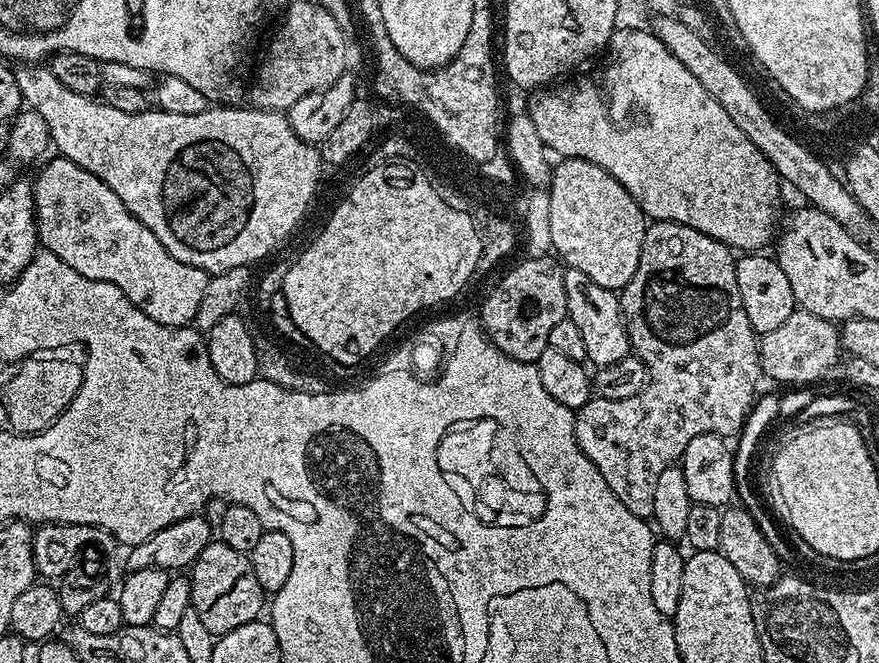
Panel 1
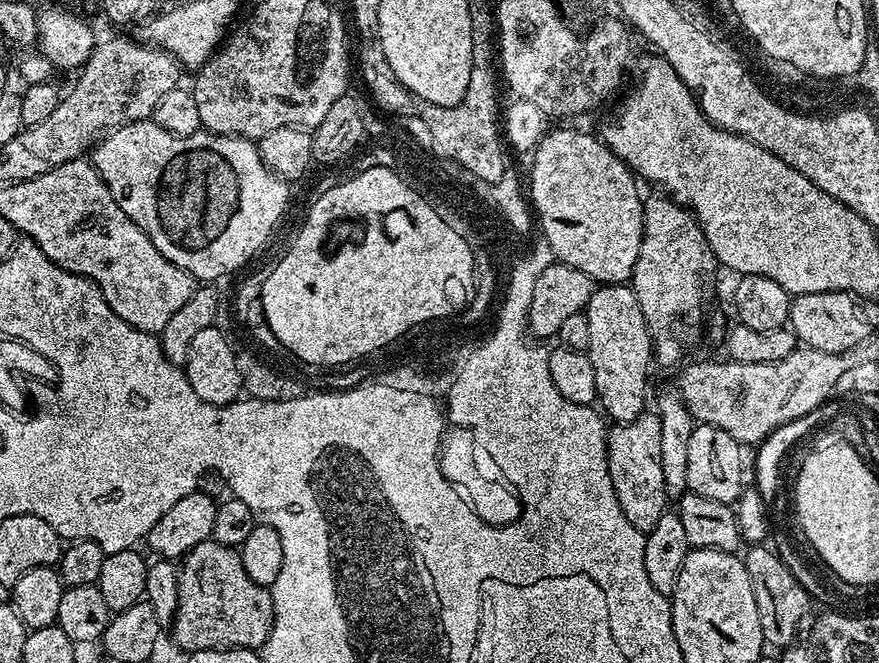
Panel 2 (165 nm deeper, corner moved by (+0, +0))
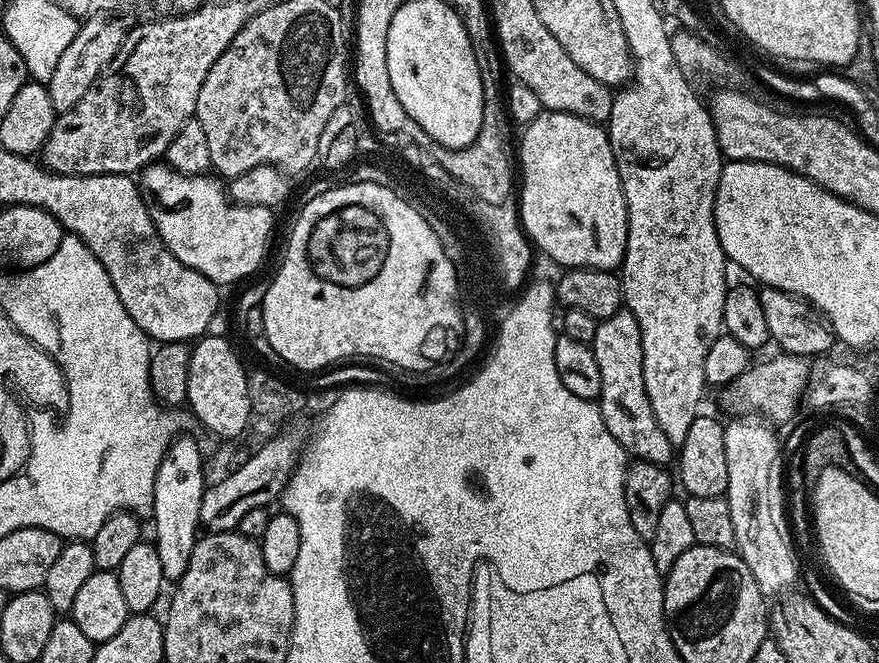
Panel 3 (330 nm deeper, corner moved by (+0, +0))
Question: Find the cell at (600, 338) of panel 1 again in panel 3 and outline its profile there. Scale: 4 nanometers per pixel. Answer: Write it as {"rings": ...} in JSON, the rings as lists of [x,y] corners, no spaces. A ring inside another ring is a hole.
{"rings":[[[619,310],[603,317],[596,325],[594,342],[590,347],[594,358],[598,358],[598,370],[602,374],[598,407],[606,422],[606,430],[614,434],[625,453],[637,459],[651,460],[661,466],[671,465],[674,446],[656,425],[654,410],[646,394],[646,382],[642,374],[642,334],[638,318],[634,318],[634,314],[627,310]]]}

